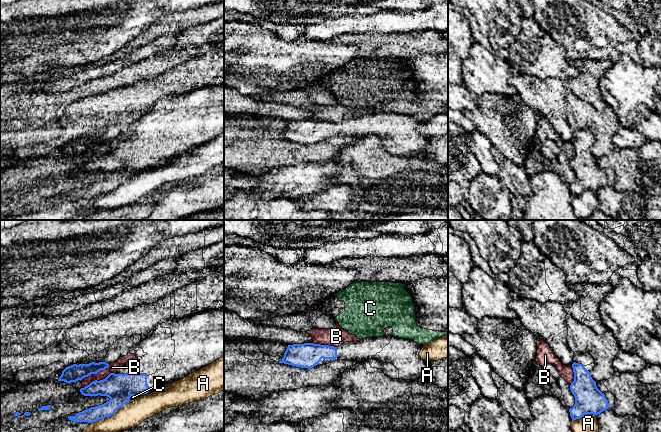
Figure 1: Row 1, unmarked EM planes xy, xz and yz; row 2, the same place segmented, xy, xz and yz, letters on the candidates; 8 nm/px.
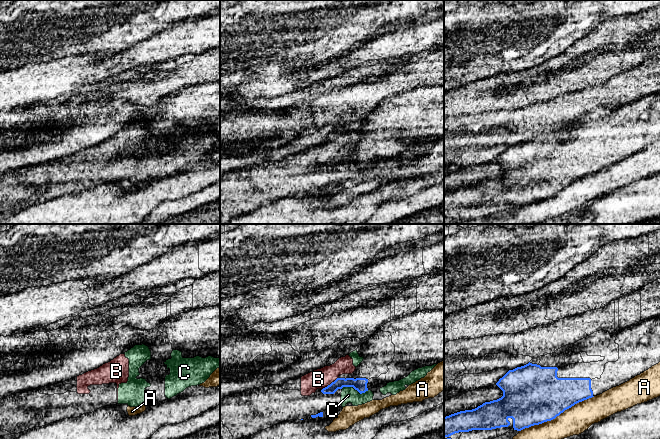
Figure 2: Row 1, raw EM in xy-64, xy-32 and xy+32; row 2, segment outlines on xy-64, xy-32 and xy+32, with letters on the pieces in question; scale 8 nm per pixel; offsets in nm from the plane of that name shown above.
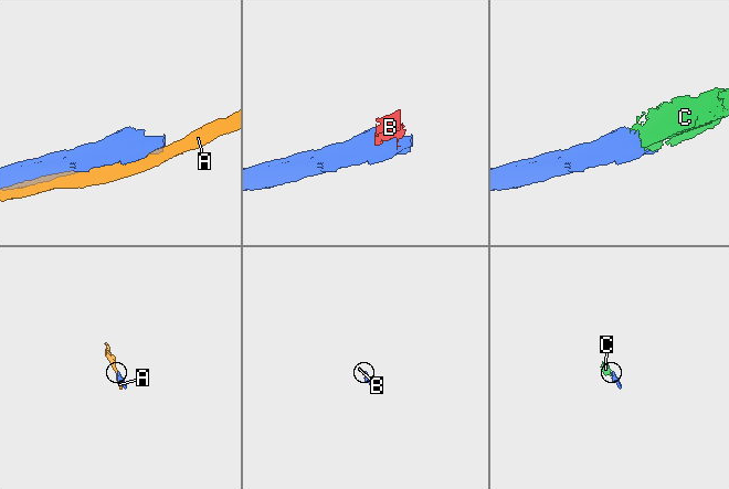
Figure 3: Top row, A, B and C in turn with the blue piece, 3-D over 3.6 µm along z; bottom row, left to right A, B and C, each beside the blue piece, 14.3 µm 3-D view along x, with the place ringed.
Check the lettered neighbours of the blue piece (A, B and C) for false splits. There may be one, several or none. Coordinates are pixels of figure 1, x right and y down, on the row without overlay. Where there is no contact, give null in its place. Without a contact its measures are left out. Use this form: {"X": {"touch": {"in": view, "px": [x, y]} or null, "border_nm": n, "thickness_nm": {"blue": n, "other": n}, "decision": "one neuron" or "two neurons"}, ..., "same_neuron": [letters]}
{"A": {"touch": {"in": "xy", "px": [110, 191]}, "border_nm": 380, "thickness_nm": {"blue": 220, "other": 200}, "decision": "two neurons"}, "B": {"touch": {"in": "xy", "px": [96, 156]}, "border_nm": 300, "thickness_nm": {"blue": 220, "other": 70}, "decision": "two neurons"}, "C": {"touch": {"in": "xy", "px": [138, 171]}, "border_nm": 170, "thickness_nm": {"blue": 220, "other": 30}, "decision": "two neurons"}, "same_neuron": []}

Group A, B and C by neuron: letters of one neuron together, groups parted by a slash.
A / B C

